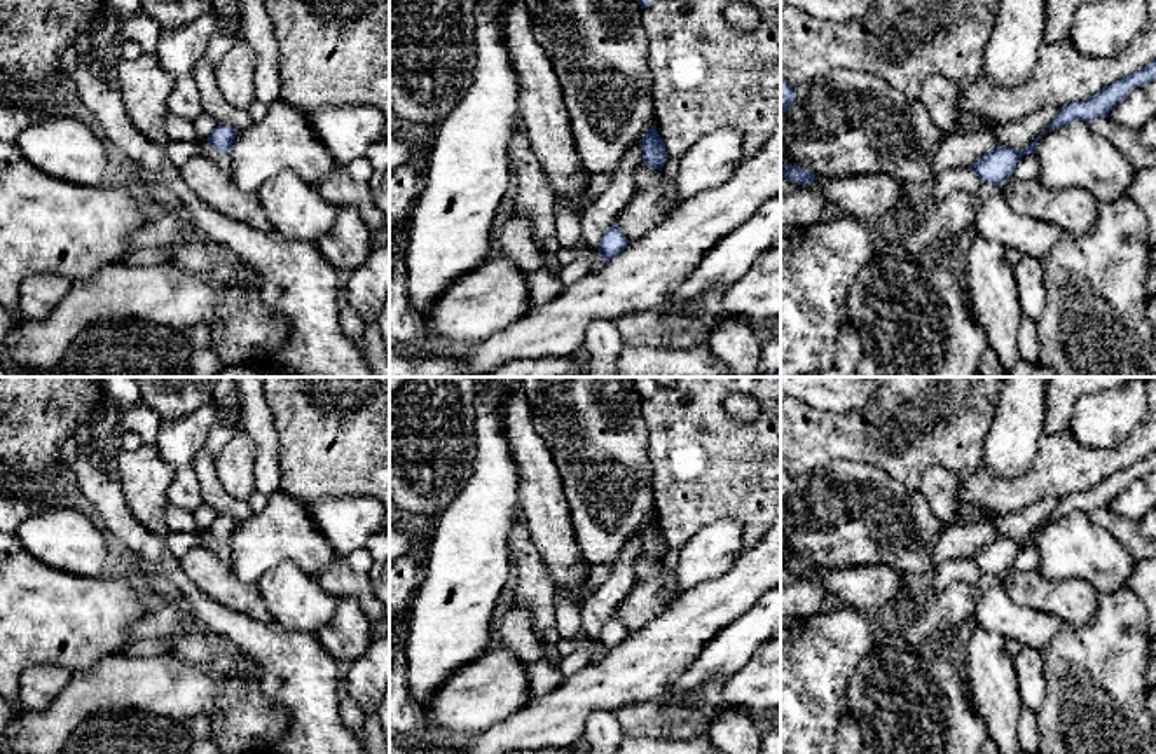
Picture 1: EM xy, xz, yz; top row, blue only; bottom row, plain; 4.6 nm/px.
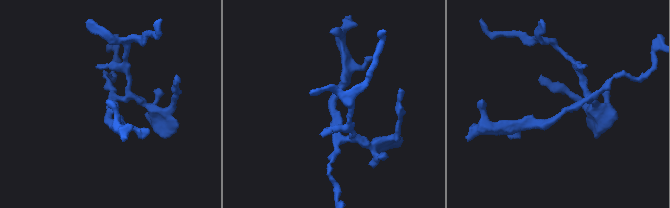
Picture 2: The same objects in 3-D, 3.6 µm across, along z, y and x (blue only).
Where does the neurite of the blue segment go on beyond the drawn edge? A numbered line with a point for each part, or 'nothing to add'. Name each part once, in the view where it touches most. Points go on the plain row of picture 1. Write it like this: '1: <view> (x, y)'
nothing to add

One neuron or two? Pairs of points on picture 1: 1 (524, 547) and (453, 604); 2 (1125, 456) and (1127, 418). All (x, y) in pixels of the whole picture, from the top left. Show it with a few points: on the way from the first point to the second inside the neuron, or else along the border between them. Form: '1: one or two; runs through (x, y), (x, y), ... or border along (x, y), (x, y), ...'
1: two; border along (519, 517), (509, 538), (510, 569)
2: two; border along (1137, 424), (1127, 437), (1109, 447), (1085, 449)

